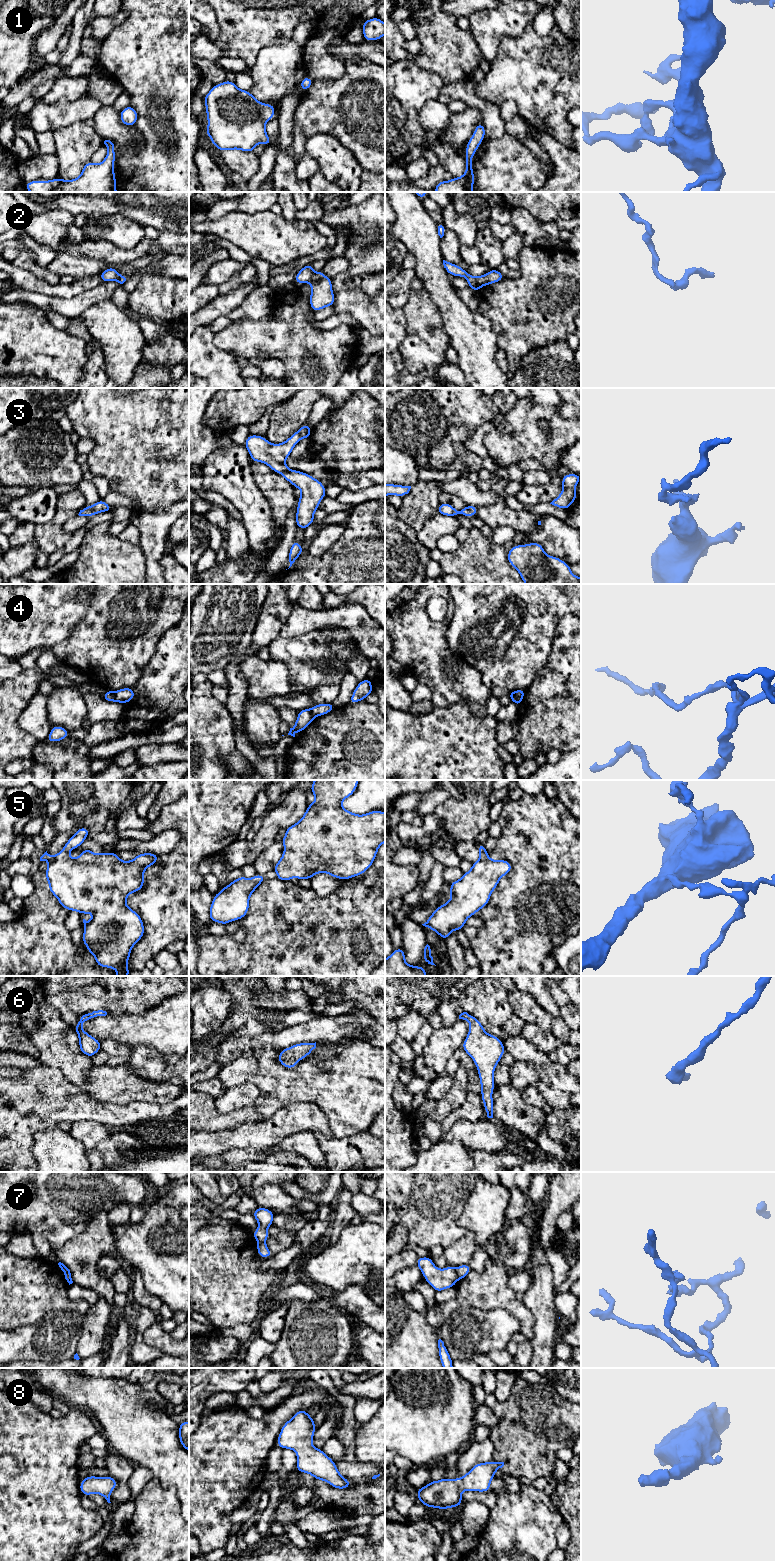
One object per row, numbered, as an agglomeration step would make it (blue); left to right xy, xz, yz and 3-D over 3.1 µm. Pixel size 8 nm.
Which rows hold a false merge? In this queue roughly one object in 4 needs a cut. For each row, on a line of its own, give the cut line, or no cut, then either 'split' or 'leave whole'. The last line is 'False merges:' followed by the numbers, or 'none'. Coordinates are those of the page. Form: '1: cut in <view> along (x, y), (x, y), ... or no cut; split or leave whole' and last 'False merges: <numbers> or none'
1: no cut; leave whole
2: no cut; leave whole
3: no cut; leave whole
4: cut in xy along (113, 692), (115, 700); split
5: no cut; leave whole
6: no cut; leave whole
7: cut in yz along (455, 1269), (458, 1278); split
8: no cut; leave whole
False merges: 4, 7

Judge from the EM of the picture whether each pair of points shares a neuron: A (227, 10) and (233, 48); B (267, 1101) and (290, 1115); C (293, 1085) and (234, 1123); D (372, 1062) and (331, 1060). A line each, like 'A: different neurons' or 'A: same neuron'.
A: same neuron
B: different neurons
C: different neurons
D: same neuron

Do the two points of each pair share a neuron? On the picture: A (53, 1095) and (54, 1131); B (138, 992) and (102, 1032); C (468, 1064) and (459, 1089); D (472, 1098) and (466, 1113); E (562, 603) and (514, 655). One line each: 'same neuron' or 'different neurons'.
A: different neurons
B: different neurons
C: different neurons
D: same neuron
E: same neuron

